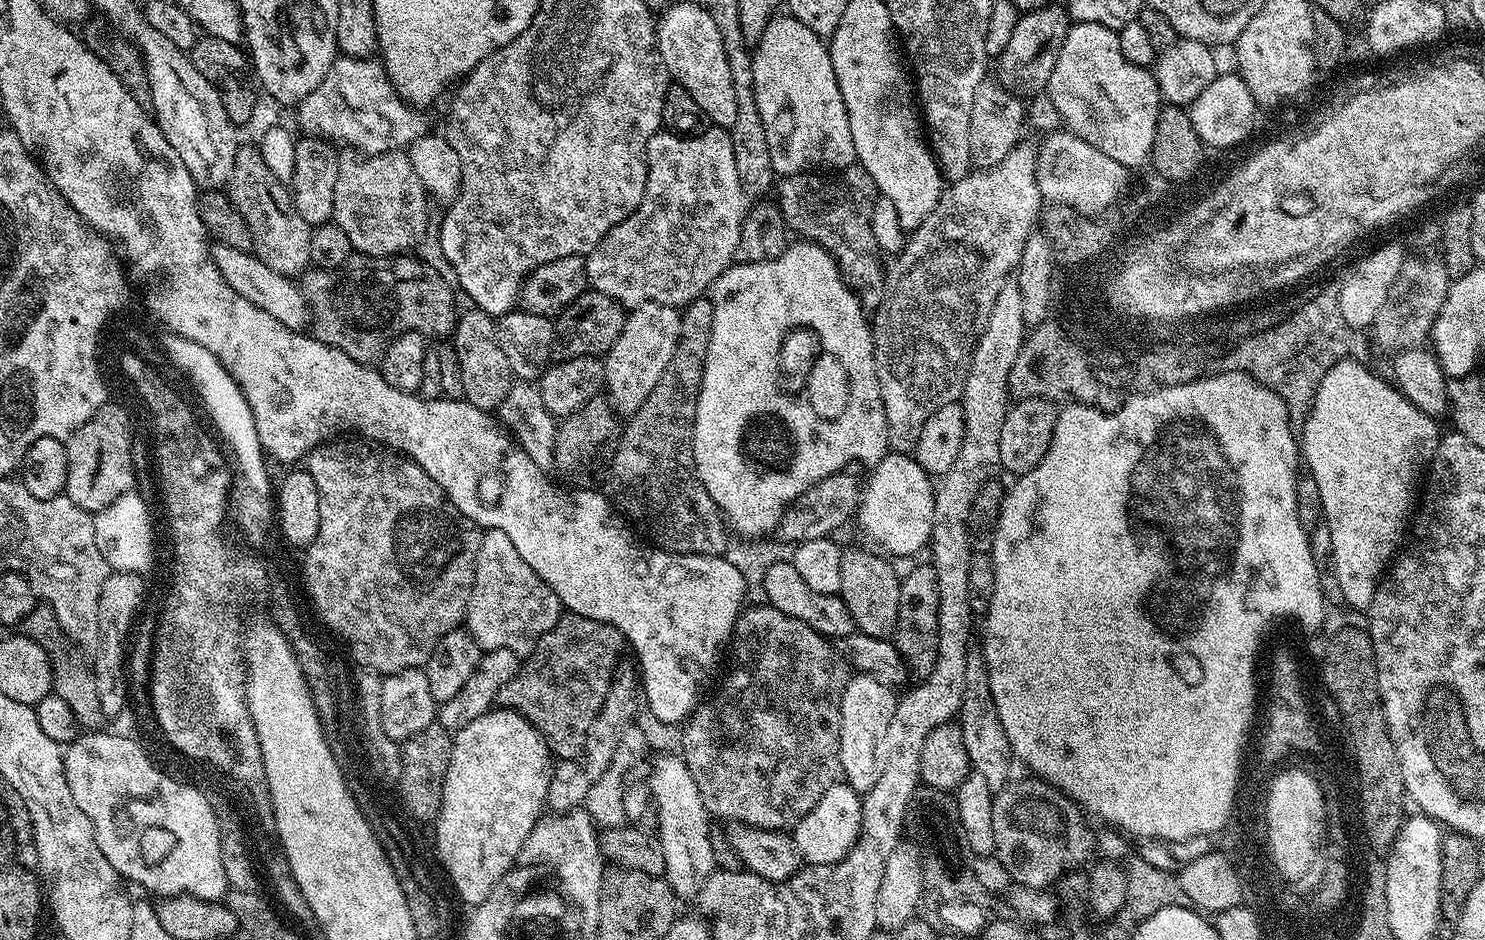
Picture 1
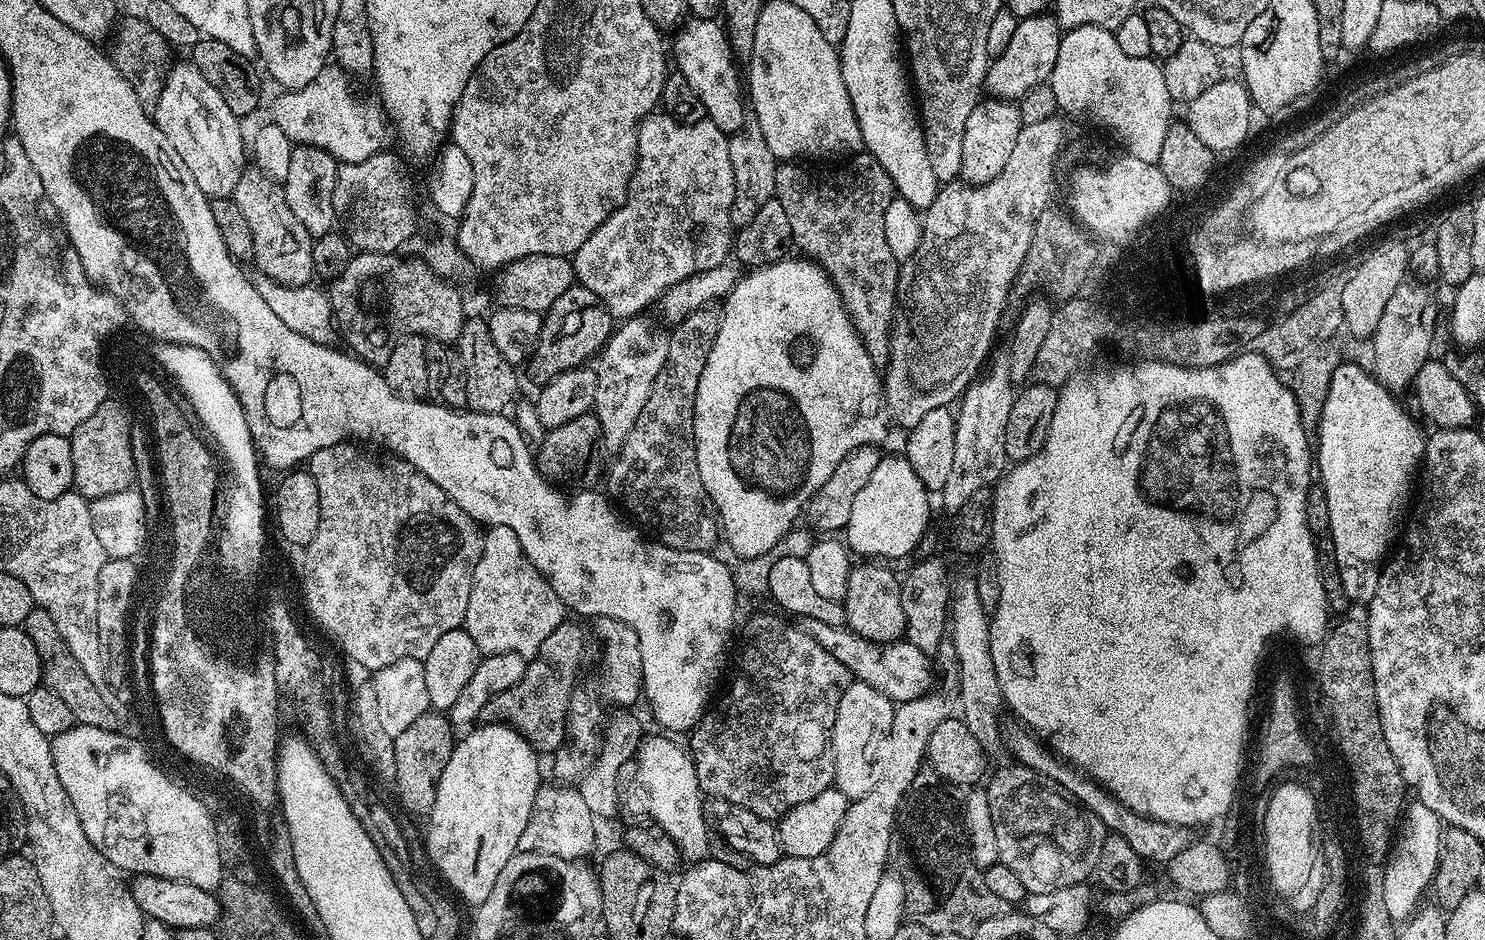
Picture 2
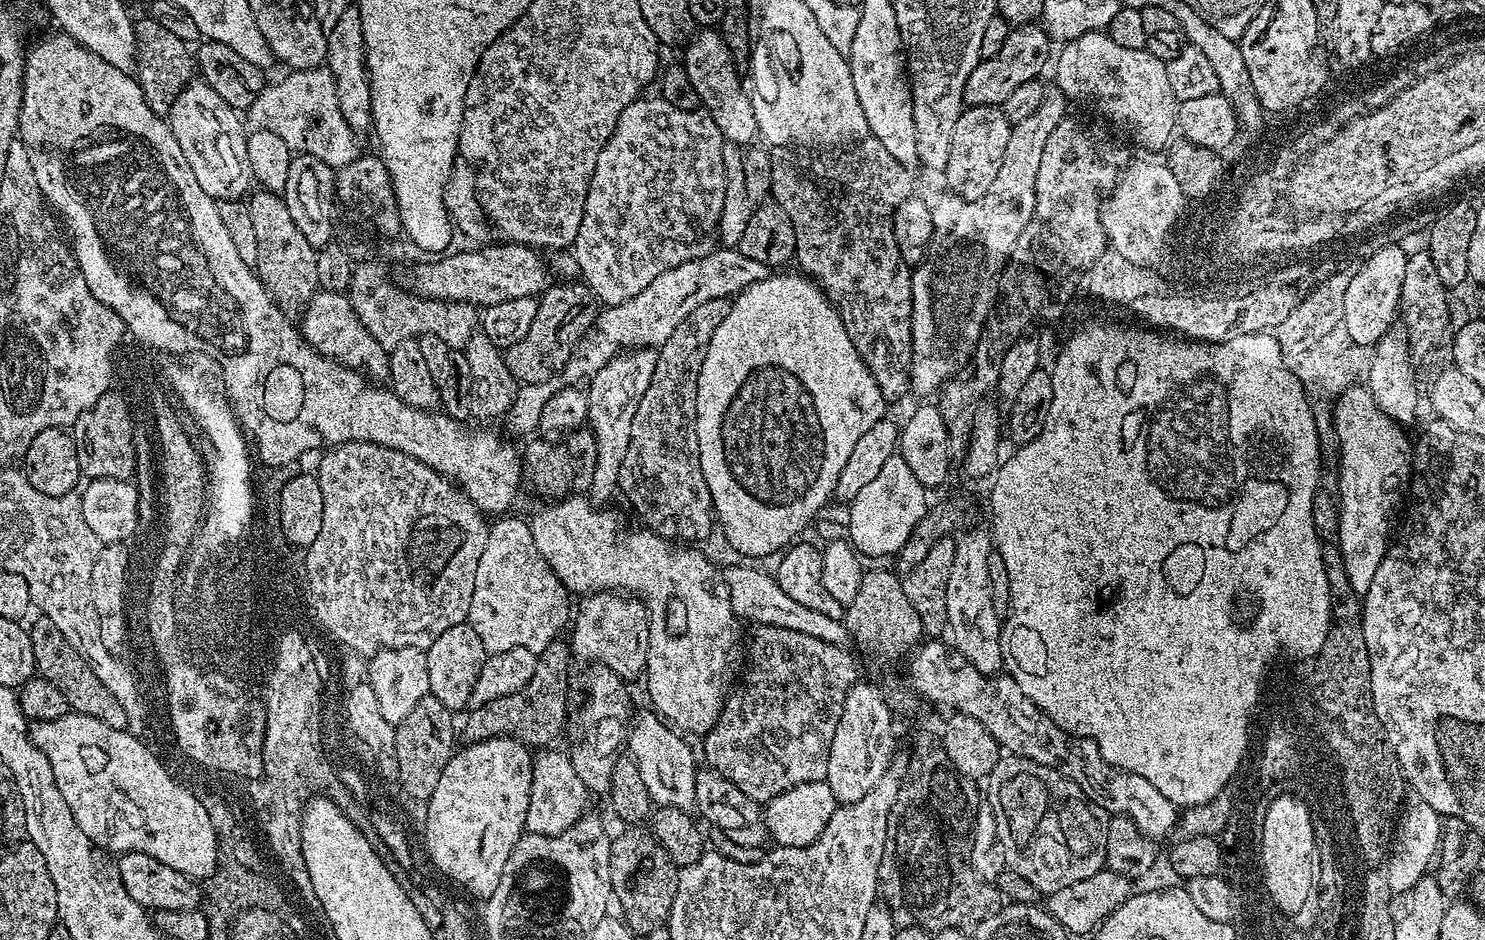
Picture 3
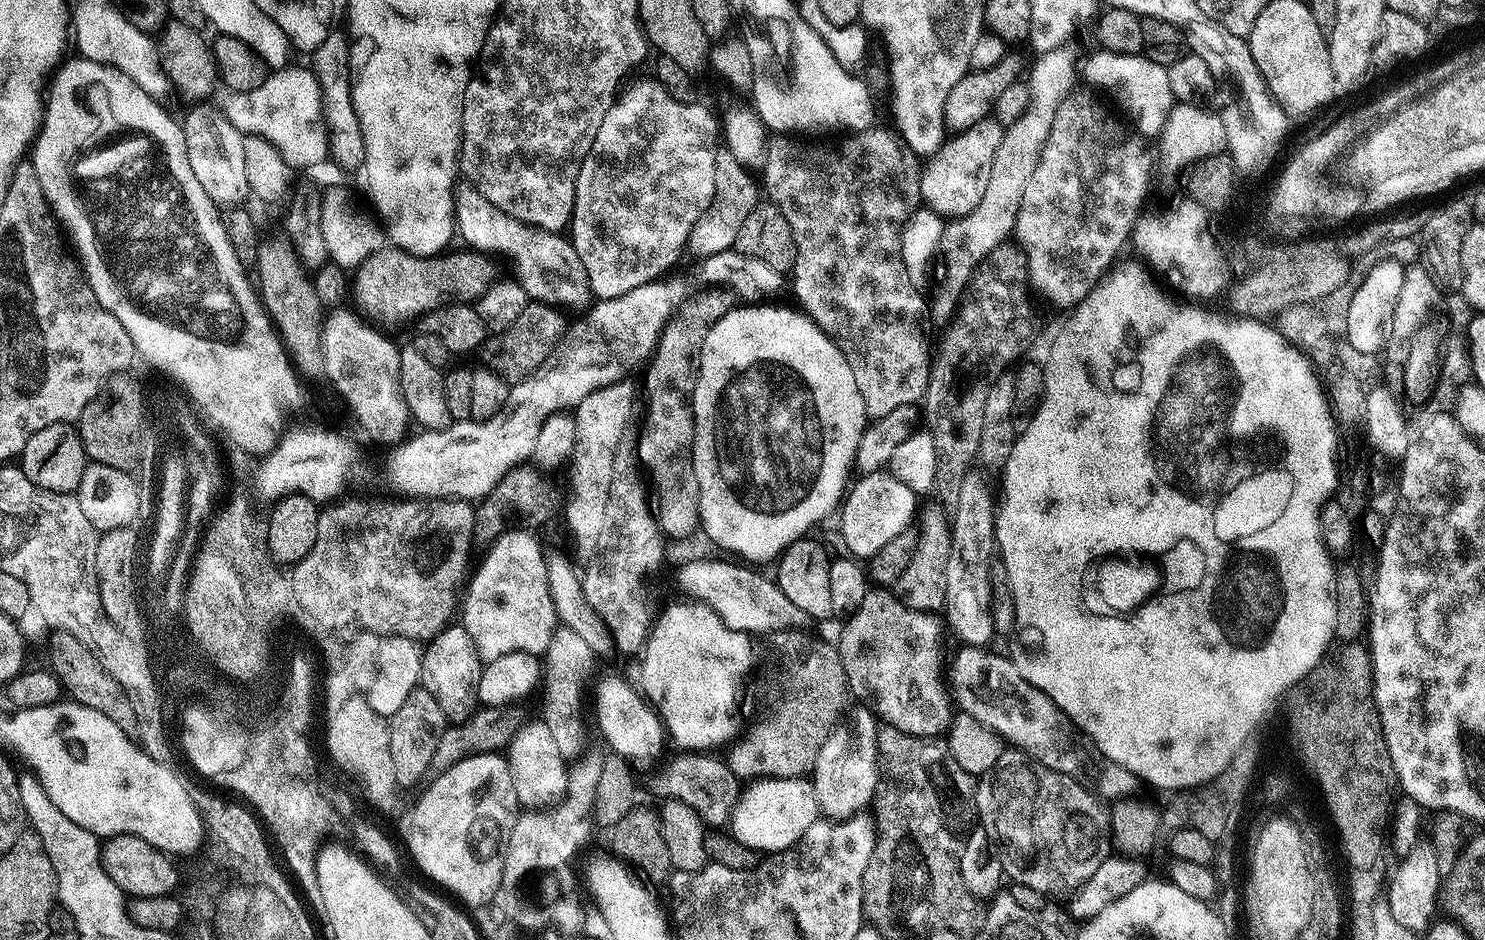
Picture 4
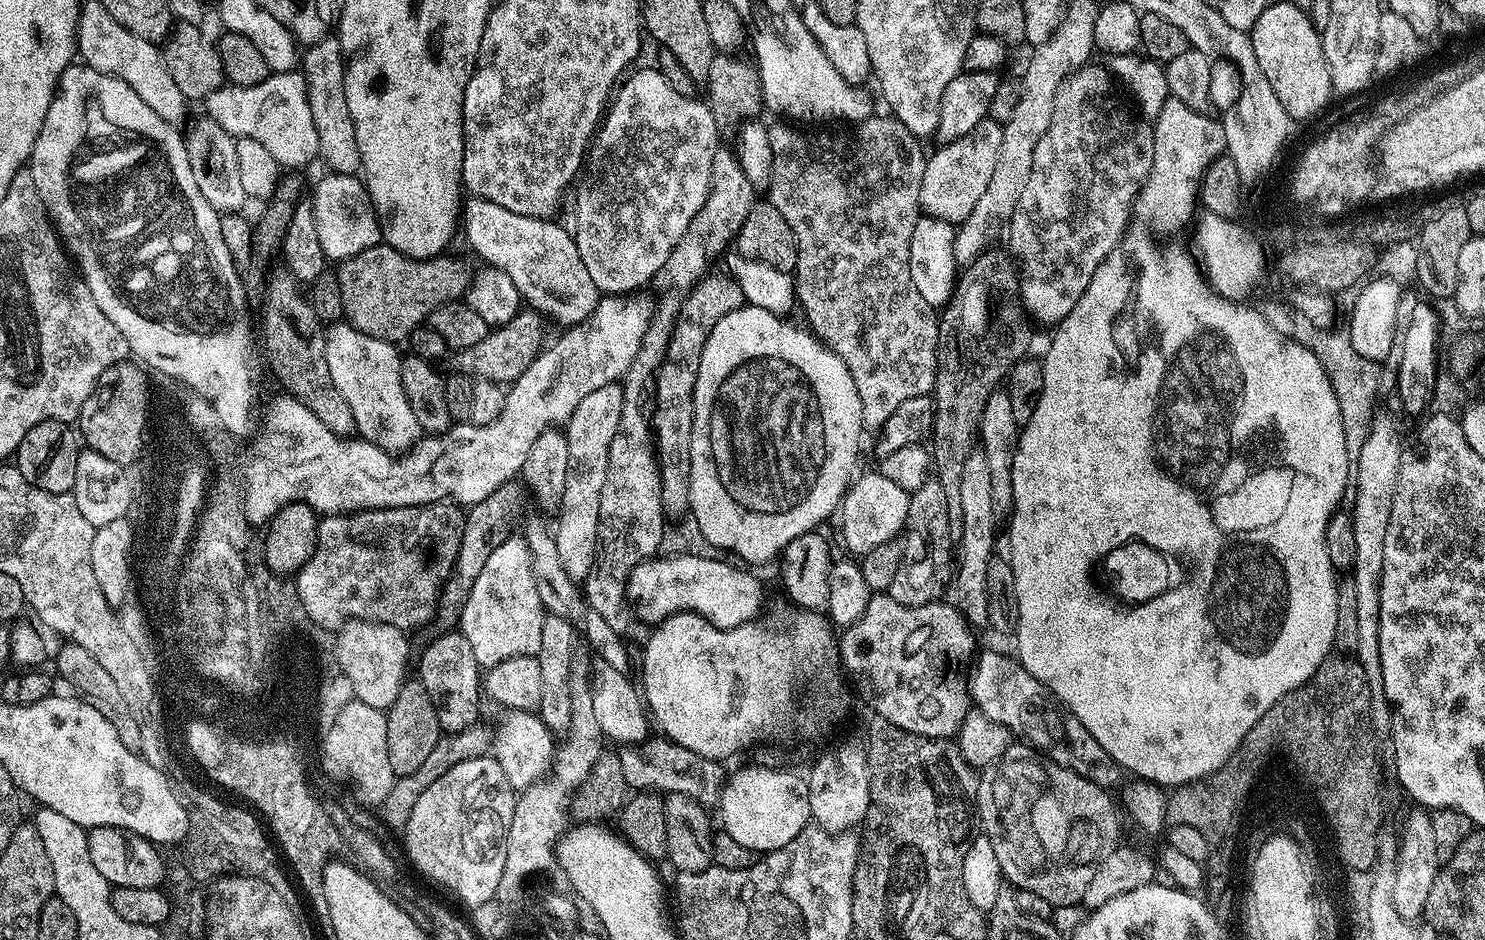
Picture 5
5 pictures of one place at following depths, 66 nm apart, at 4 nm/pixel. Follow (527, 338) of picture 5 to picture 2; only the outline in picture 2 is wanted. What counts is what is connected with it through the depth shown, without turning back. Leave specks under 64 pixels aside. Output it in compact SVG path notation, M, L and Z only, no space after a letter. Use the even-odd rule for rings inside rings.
M579 286L566 290L566 294L562 294L562 298L558 298L558 302L554 302L554 306L543 313L543 317L540 337L526 361L529 378L537 380L537 385L540 386L566 370L587 365L608 343L614 331L614 318L608 313L607 306L600 301L598 294Z

